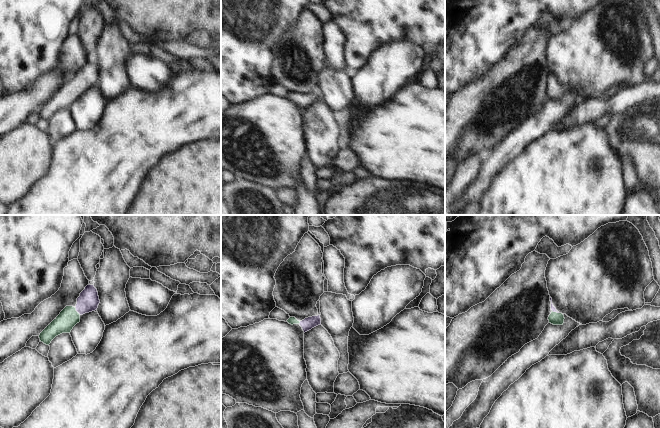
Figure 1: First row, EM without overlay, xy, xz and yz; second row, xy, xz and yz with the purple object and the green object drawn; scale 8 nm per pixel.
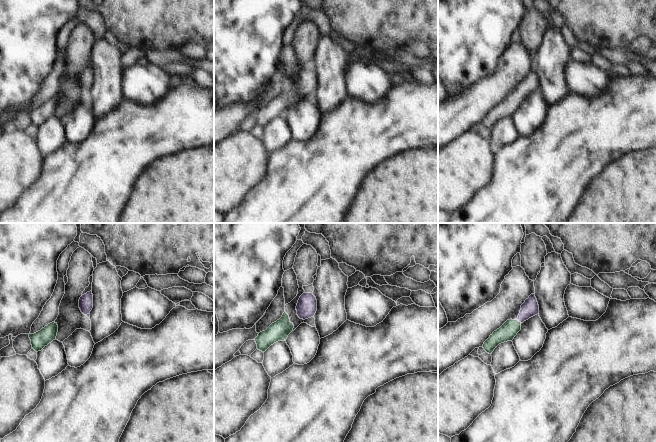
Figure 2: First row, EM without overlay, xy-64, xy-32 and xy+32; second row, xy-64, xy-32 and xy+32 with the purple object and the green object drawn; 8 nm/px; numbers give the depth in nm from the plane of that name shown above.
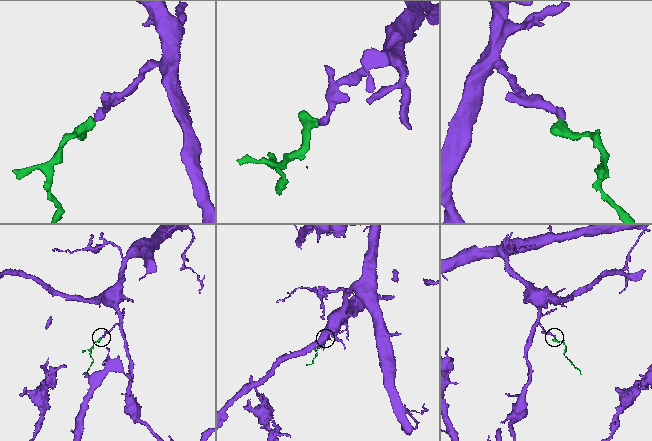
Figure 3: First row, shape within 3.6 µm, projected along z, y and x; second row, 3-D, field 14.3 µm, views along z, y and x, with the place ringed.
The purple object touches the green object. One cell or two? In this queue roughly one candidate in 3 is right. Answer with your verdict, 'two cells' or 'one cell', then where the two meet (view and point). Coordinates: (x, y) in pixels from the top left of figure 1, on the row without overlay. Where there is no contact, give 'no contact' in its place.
one cell; contact xy (77, 87)

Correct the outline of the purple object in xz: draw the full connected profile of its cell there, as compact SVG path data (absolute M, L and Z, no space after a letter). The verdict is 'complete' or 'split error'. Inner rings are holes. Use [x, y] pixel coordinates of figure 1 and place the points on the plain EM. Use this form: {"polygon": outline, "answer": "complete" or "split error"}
{"polygon": "M318 91L318 92L312 92L312 93L305 94L302 97L298 97L295 93L290 93L287 96L287 98L291 101L299 100L305 109L305 108L311 106L312 104L314 104L318 101L321 101L321 94L320 94L320 91Z", "answer": "split error"}

